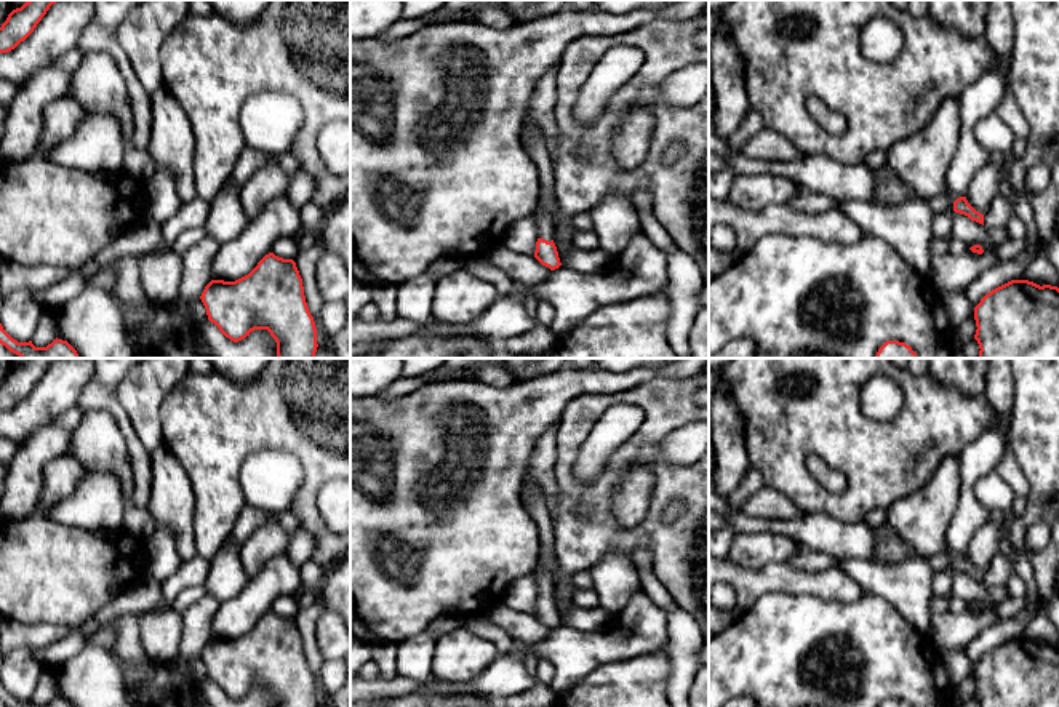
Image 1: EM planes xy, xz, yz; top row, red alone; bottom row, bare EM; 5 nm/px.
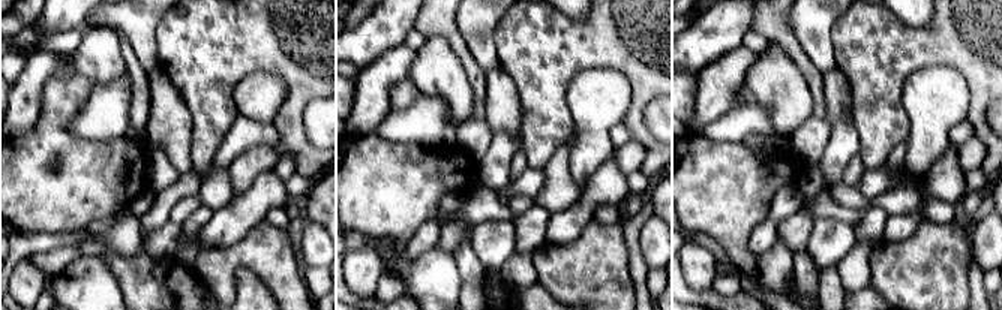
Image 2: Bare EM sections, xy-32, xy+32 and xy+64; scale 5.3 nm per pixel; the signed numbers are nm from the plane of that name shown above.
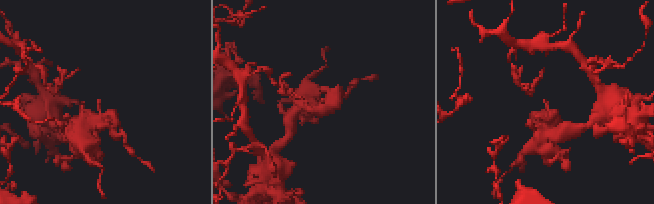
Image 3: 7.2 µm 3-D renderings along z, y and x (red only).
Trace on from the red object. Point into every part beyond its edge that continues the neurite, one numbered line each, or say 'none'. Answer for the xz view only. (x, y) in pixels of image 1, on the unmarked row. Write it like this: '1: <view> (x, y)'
1: xz (533, 499)

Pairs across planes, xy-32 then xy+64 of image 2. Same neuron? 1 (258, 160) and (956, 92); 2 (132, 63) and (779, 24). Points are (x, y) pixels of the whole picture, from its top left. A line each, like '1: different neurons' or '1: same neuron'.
1: same neuron
2: same neuron

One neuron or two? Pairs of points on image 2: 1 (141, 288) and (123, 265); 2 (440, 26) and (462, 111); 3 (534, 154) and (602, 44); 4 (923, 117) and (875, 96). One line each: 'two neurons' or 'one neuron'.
1: one neuron
2: two neurons
3: one neuron
4: two neurons

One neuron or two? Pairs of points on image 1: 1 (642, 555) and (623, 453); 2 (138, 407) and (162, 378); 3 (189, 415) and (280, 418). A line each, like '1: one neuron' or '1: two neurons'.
1: two neurons
2: one neuron
3: one neuron

